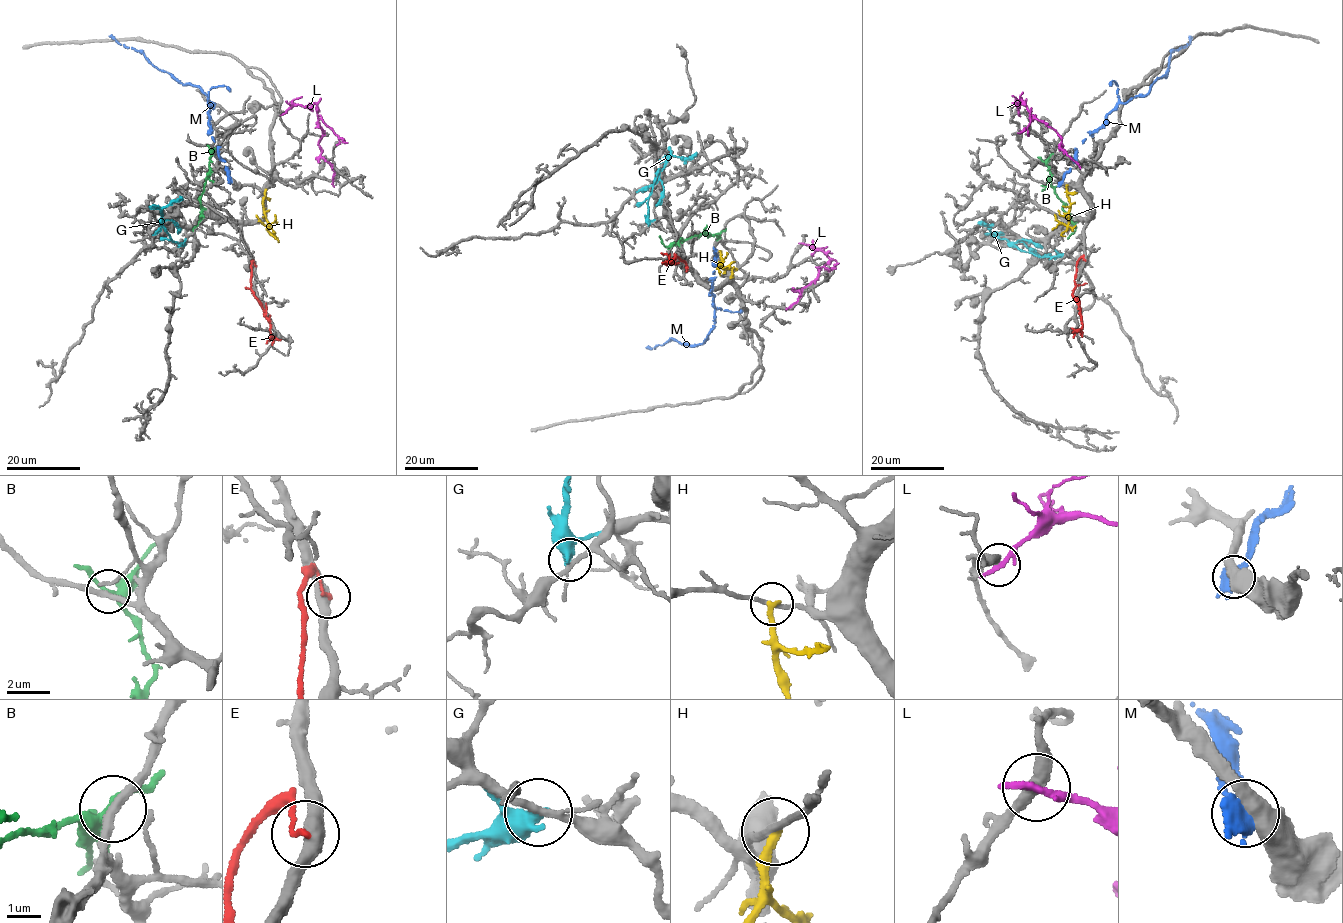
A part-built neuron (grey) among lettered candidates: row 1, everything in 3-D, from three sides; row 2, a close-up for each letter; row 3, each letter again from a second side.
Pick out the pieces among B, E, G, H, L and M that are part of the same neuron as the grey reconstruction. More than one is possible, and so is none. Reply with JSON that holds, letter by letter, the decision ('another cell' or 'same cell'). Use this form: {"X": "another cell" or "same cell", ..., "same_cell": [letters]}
{"B": "another cell", "E": "another cell", "G": "another cell", "H": "another cell", "L": "another cell", "M": "another cell", "same_cell": []}

